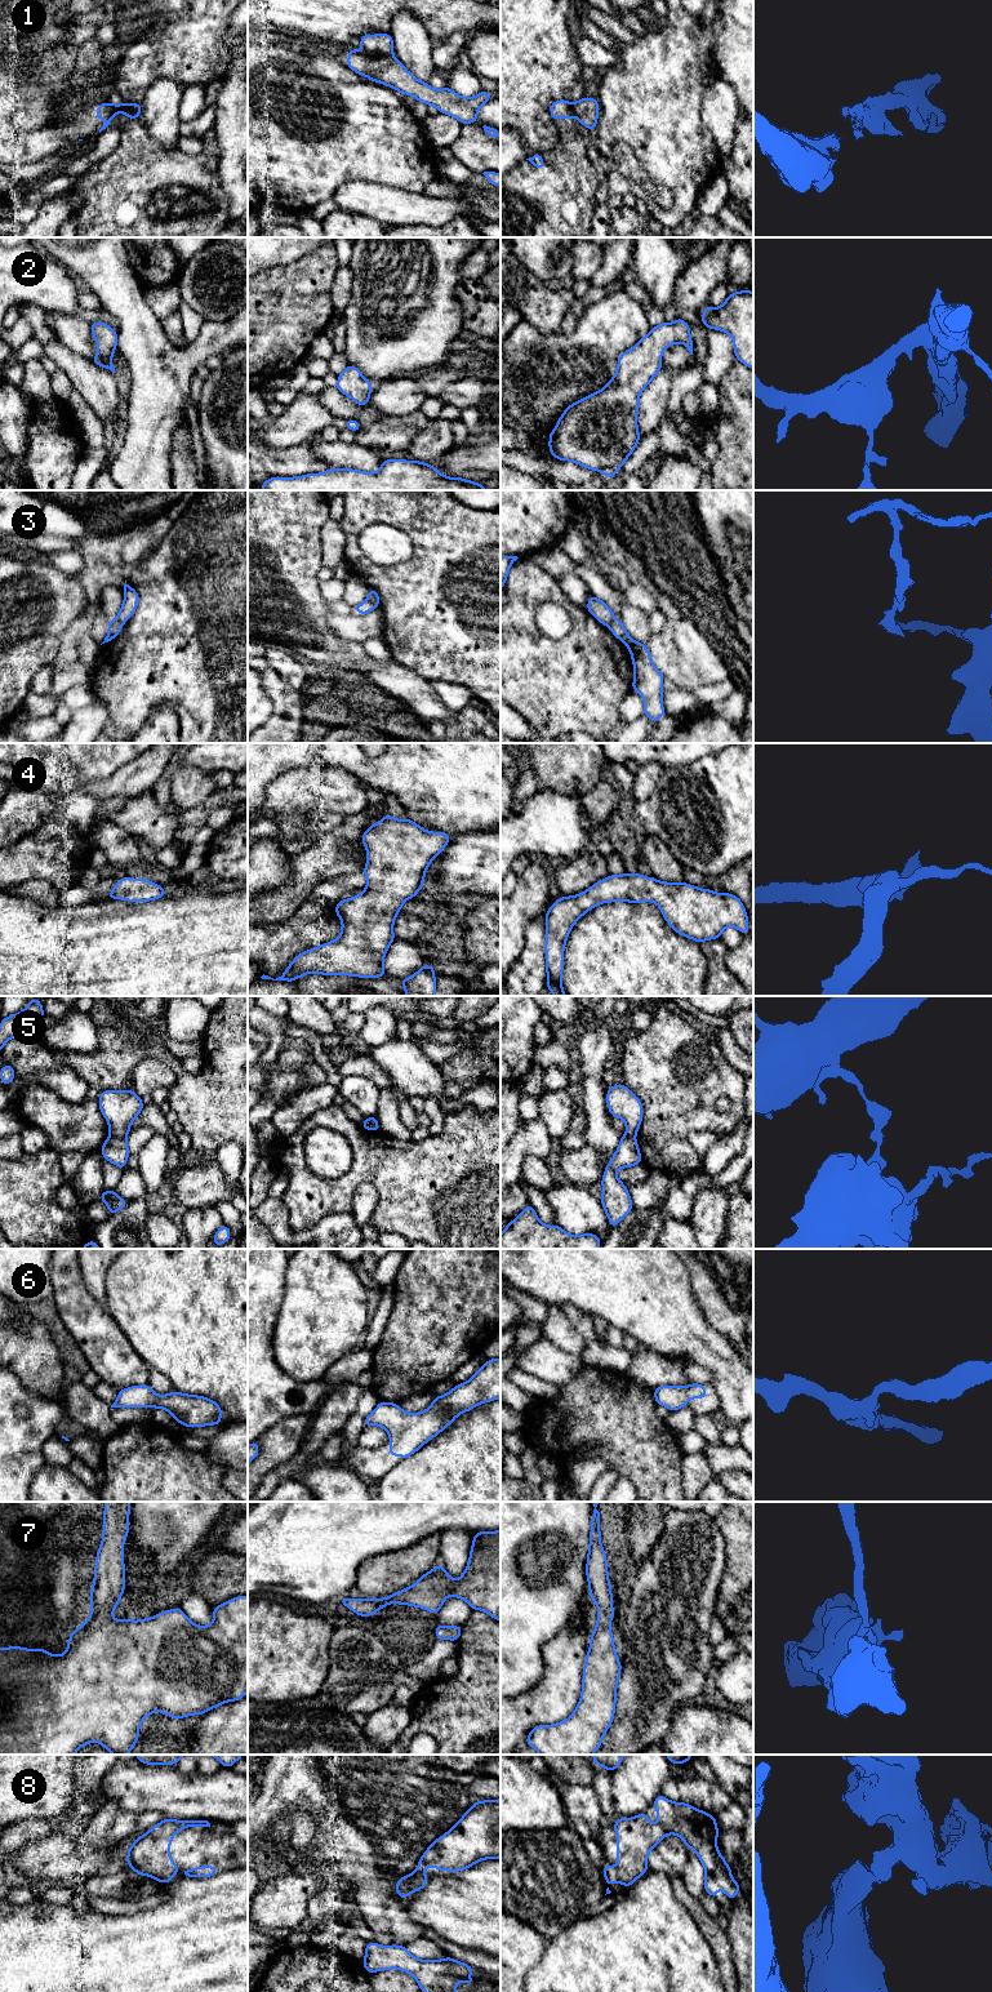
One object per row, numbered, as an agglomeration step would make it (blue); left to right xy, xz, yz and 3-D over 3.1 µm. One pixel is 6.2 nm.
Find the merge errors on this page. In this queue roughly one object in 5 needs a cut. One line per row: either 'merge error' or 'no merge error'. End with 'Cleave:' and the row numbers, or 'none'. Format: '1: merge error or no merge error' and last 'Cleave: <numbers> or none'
1: merge error
2: no merge error
3: merge error
4: no merge error
5: merge error
6: no merge error
7: no merge error
8: no merge error
Cleave: 1, 3, 5

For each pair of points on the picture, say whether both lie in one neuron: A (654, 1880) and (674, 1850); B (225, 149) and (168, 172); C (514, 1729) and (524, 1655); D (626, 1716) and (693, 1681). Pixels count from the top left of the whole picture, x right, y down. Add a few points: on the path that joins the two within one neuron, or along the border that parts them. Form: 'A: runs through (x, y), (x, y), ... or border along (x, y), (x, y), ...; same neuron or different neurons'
A: border along (649, 1868), (663, 1871), (670, 1877); different neurons
B: border along (214, 150), (219, 182); different neurons
C: border along (542, 1676), (529, 1690), (514, 1698); different neurons
D: runs through (643, 1706), (659, 1689), (676, 1684); same neuron

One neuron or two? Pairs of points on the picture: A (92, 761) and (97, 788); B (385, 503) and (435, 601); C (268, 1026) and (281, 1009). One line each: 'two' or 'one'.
A: two
B: one
C: two

